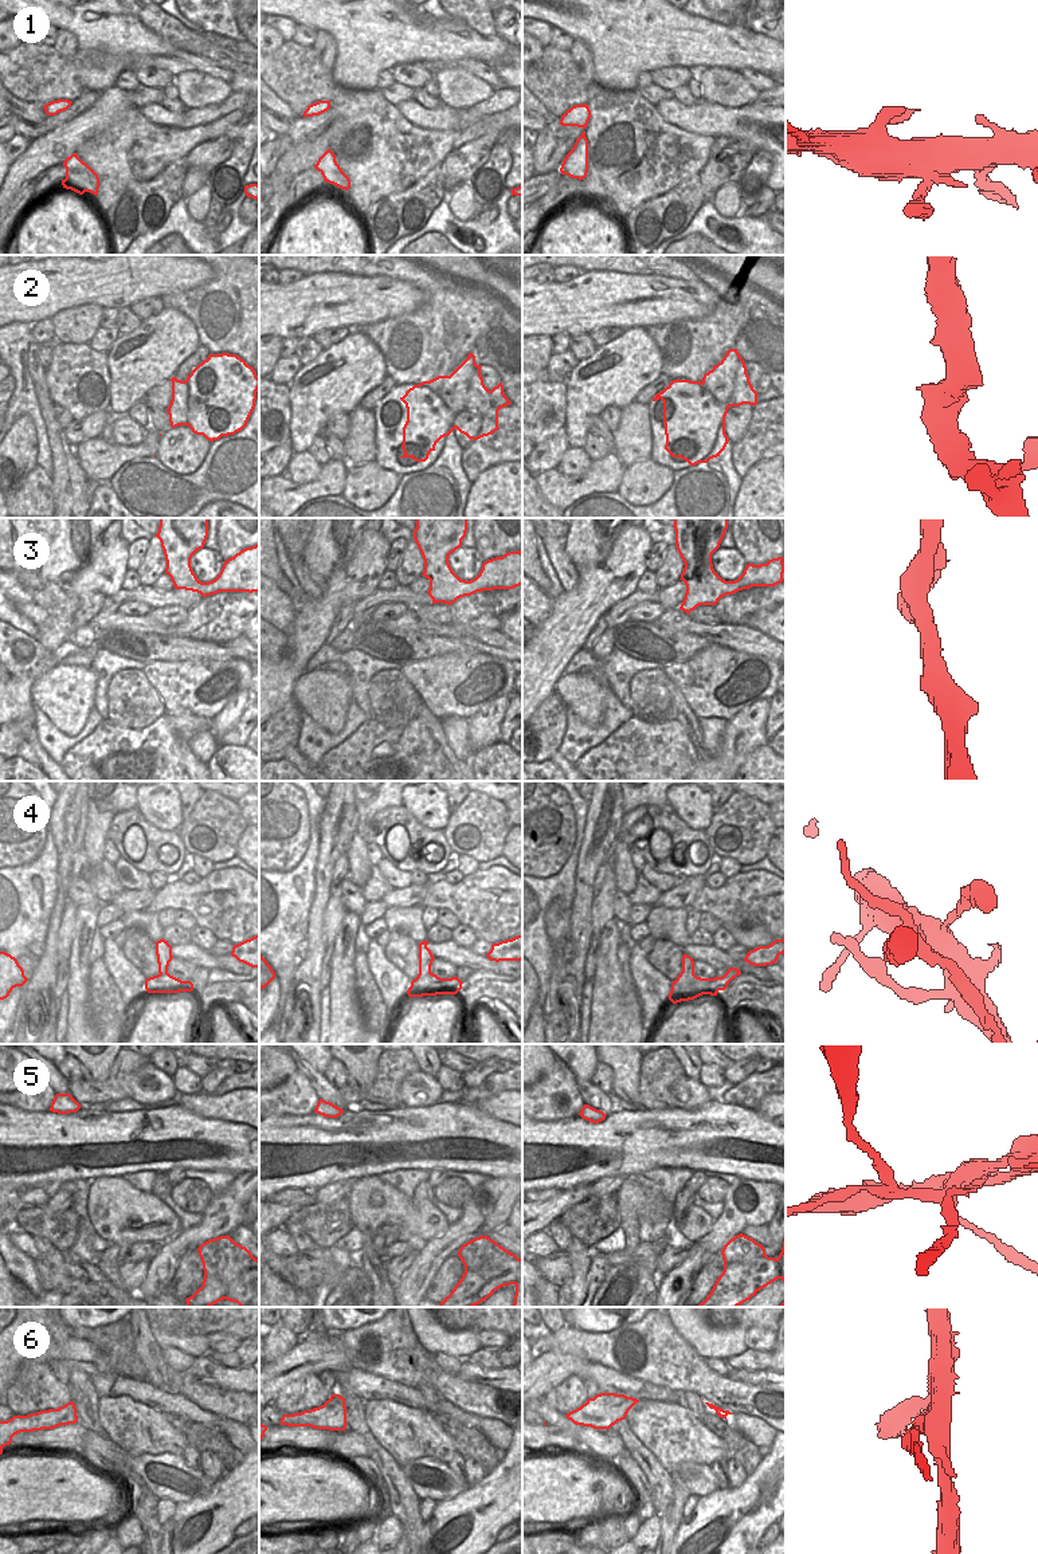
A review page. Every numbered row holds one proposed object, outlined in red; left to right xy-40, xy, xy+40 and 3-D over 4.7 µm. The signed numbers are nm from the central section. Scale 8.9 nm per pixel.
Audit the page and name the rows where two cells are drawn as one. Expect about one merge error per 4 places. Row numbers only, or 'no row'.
4, 5, 6

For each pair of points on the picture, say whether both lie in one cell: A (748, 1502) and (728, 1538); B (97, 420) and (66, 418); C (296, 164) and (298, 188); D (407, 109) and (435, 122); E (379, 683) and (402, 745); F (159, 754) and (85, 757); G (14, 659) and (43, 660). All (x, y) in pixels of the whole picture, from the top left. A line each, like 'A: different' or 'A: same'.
A: same
B: different
C: different
D: same
E: different
F: same
G: same

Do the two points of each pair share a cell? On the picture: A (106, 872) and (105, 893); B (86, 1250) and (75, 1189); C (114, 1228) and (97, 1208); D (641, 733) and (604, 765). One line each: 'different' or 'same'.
A: same
B: same
C: same
D: same

